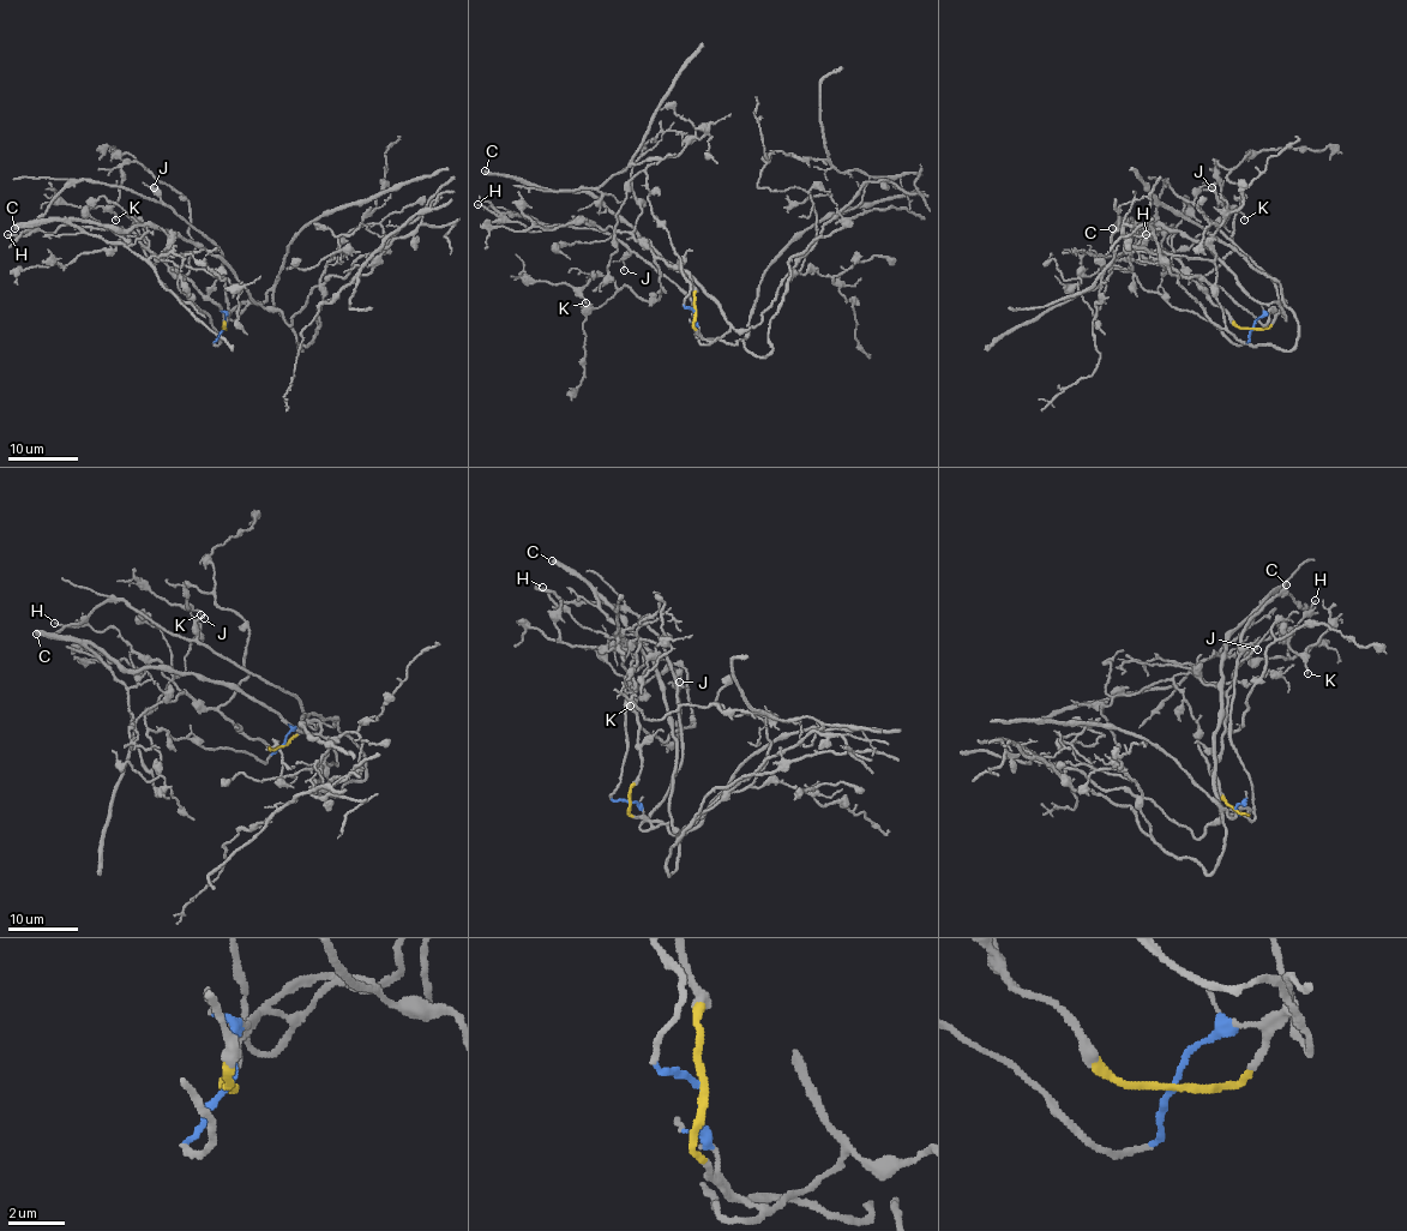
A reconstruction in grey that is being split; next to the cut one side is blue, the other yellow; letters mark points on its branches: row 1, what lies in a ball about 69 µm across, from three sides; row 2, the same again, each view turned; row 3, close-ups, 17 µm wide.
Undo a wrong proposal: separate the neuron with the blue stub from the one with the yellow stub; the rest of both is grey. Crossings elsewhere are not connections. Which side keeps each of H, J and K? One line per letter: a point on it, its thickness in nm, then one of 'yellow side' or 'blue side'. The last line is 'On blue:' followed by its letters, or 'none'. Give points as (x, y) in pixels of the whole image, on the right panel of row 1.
H: (1146, 234) | 140 nm | yellow side
J: (1212, 187) | 100 nm | blue side
K: (1244, 220) | 120 nm | yellow side
On blue: J

